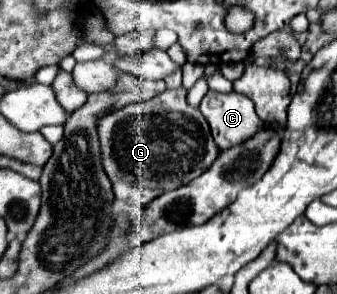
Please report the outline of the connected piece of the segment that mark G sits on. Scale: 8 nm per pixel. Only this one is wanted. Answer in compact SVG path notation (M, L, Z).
M184 88L166 90L148 102L130 104L126 108L114 110L98 120L96 130L100 138L102 166L112 182L114 196L118 200L124 200L136 206L148 206L158 194L186 186L188 182L198 178L202 172L206 172L210 164L214 162L214 158L218 156L218 154L206 154L206 152L214 152L214 140L212 140L208 122L202 118L202 112L198 108L186 106Z

